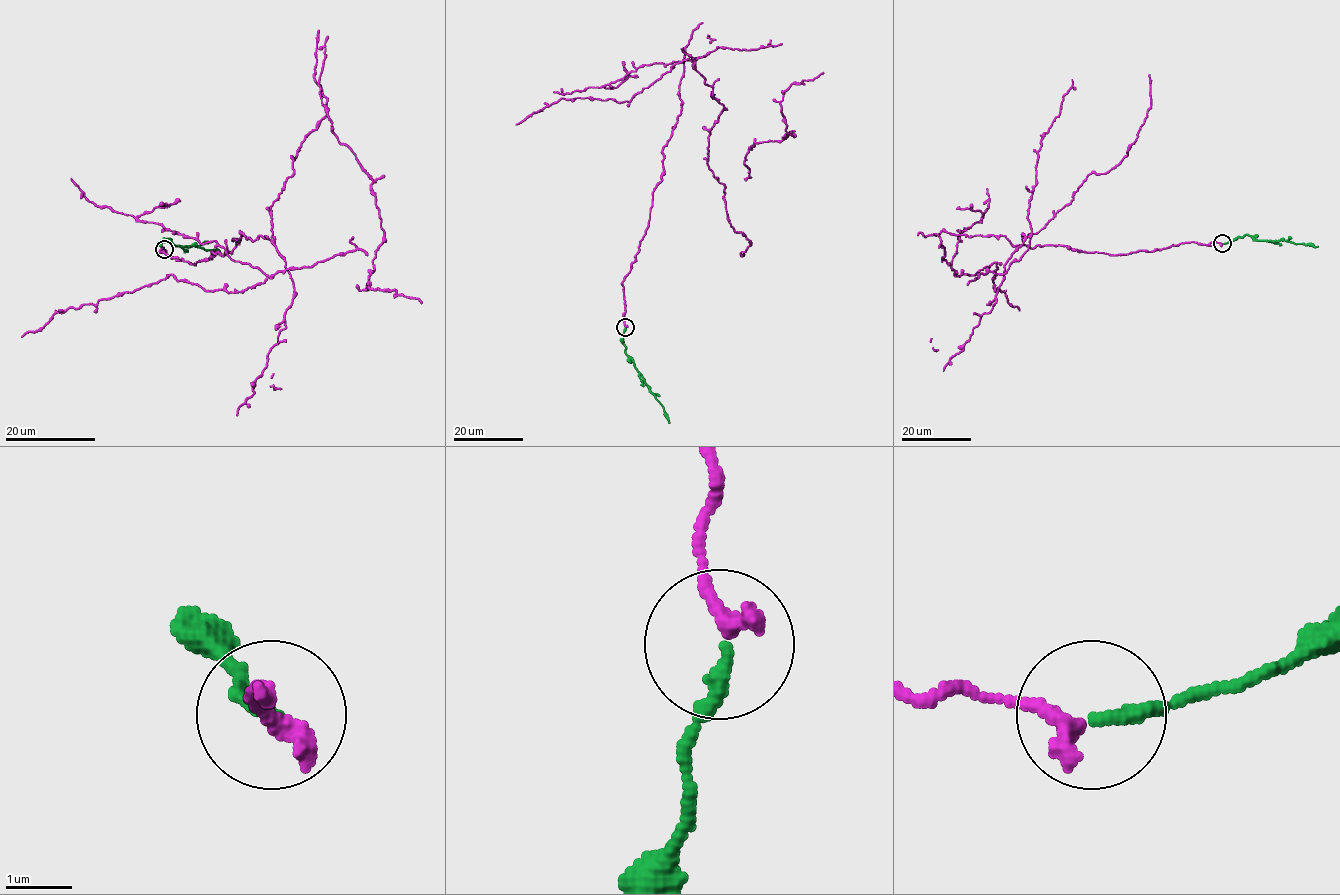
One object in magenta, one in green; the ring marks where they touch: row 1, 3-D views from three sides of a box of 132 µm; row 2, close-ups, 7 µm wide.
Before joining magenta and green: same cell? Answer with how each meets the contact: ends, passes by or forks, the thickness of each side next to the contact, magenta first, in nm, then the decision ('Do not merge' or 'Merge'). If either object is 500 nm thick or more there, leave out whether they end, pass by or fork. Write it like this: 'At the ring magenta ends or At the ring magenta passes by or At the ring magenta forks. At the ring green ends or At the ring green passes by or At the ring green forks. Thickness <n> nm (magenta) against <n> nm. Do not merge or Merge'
At the ring magenta ends. At the ring green ends. Thickness 320 nm (magenta) against 200 nm. Merge

